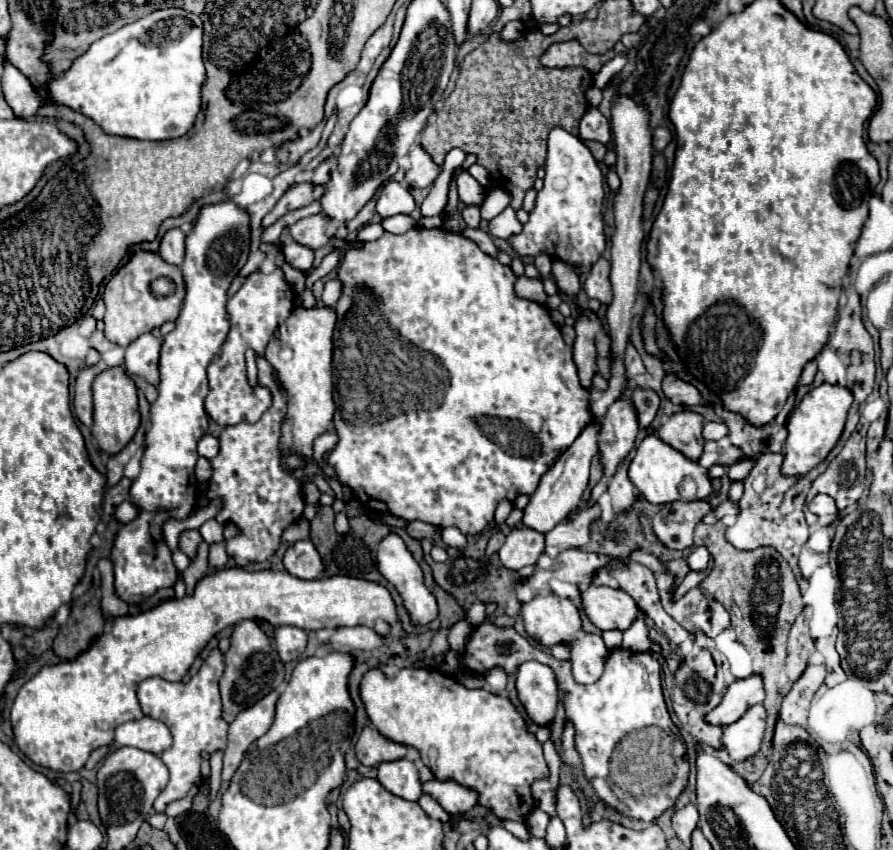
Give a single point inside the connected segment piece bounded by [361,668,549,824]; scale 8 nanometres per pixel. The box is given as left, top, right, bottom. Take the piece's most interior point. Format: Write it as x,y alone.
474,737

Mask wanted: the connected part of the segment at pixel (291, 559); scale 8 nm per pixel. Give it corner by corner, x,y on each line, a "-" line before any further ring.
299,540
291,548
287,548
283,556
283,566
289,574
303,580
317,580
325,574
321,556
317,554
317,548
311,540

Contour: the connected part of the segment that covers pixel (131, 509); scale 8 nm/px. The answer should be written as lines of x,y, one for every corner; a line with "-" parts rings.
125,500
125,502
117,508
115,516
117,516
119,522
125,522
125,524
127,524
127,522
131,522
133,518
137,518
137,506
133,506
133,502

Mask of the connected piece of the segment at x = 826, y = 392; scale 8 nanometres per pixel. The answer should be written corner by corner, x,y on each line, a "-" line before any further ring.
821,384
805,394
795,412
787,422
787,442
785,442
785,460
781,466
781,474
785,476
805,476
817,464
821,464
827,454
835,448
847,420
849,406
853,402
853,394
839,384

